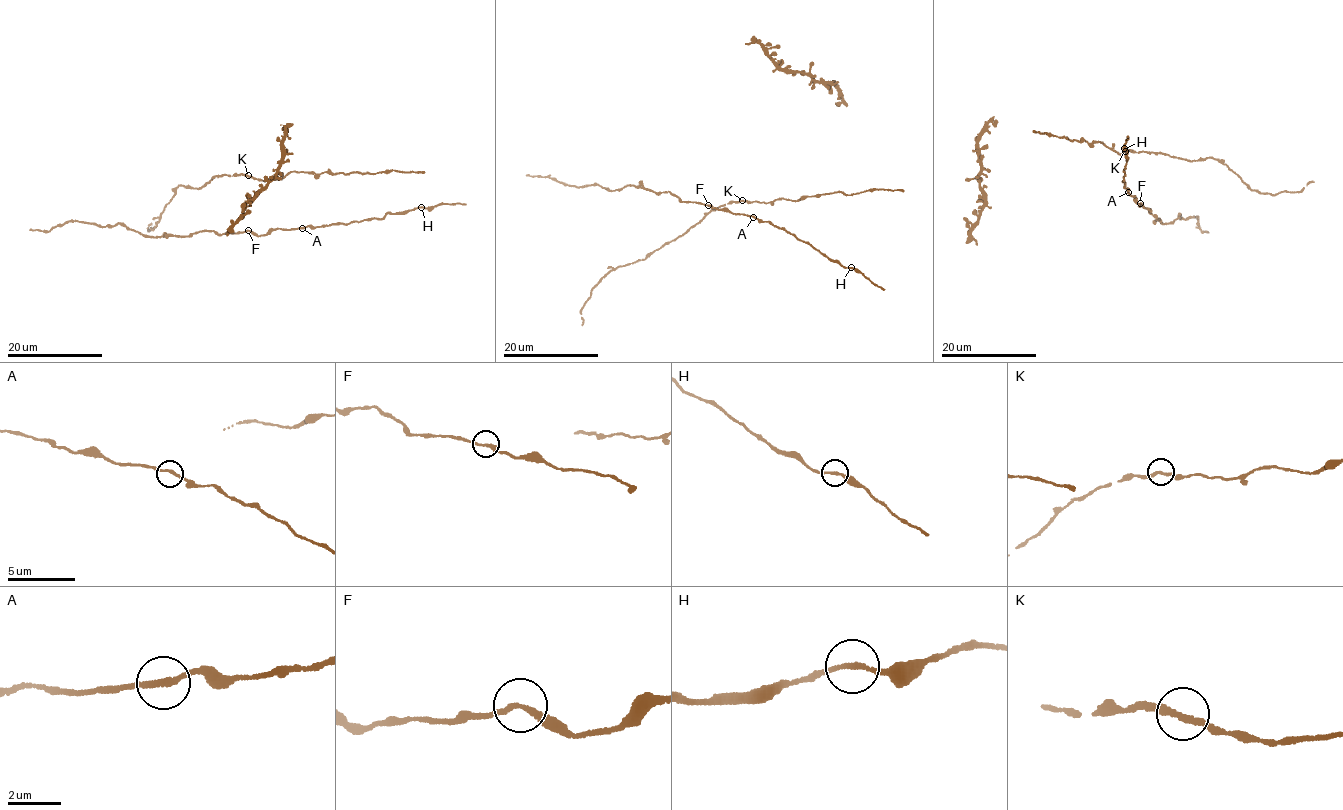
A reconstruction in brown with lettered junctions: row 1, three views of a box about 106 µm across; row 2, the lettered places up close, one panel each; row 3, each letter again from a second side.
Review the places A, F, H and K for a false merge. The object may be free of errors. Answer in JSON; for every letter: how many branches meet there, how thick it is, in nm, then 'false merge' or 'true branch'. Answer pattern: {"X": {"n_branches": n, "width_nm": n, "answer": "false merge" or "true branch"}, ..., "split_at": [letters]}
{"A": {"n_branches": 2, "width_nm": 190, "answer": "true branch"}, "F": {"n_branches": 2, "width_nm": 190, "answer": "true branch"}, "H": {"n_branches": 2, "width_nm": 180, "answer": "true branch"}, "K": {"n_branches": 2, "width_nm": 190, "answer": "true branch"}, "split_at": []}

